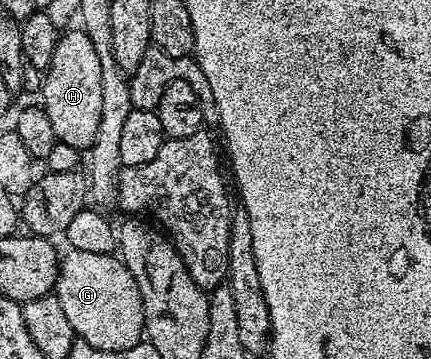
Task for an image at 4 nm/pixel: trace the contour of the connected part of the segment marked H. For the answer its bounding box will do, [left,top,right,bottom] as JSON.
[42,28,102,152]

